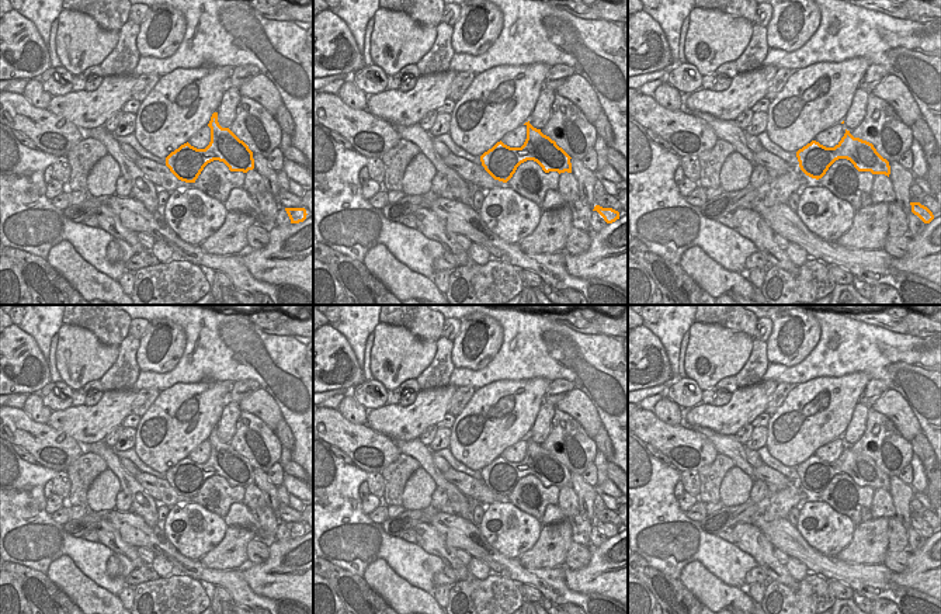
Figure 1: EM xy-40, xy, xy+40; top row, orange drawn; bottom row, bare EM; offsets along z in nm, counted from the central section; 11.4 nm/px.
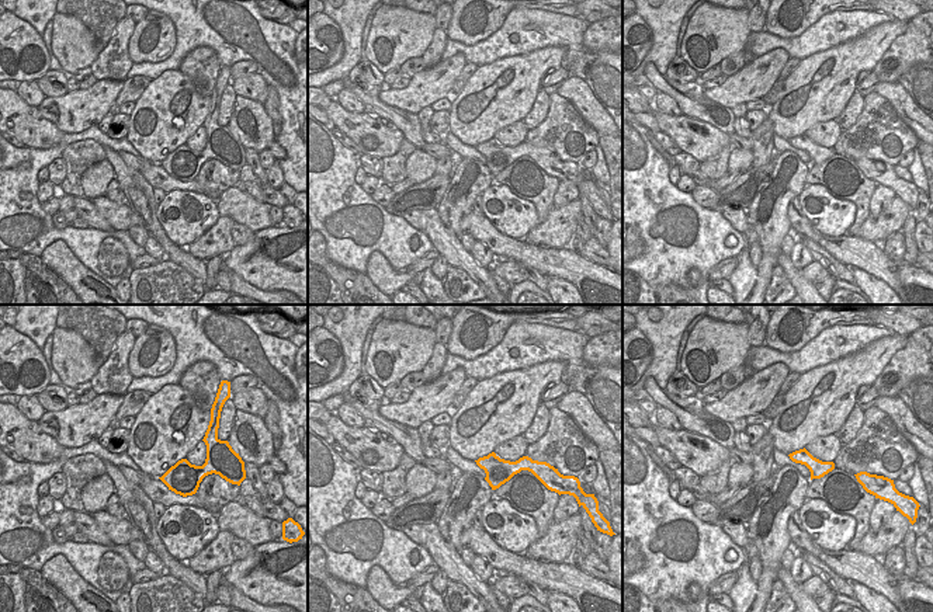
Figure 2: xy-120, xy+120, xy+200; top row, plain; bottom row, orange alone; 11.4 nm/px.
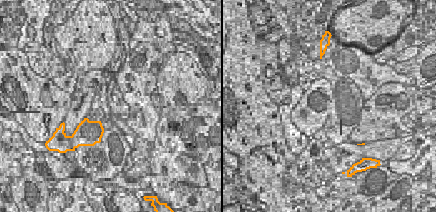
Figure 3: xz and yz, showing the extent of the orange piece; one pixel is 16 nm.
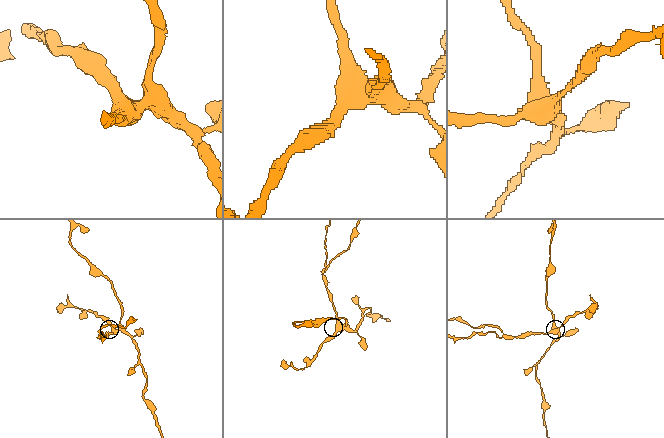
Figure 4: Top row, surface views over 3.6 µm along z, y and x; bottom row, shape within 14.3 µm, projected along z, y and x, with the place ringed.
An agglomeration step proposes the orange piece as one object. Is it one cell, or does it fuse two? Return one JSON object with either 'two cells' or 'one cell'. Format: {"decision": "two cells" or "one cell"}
{"decision": "two cells"}

